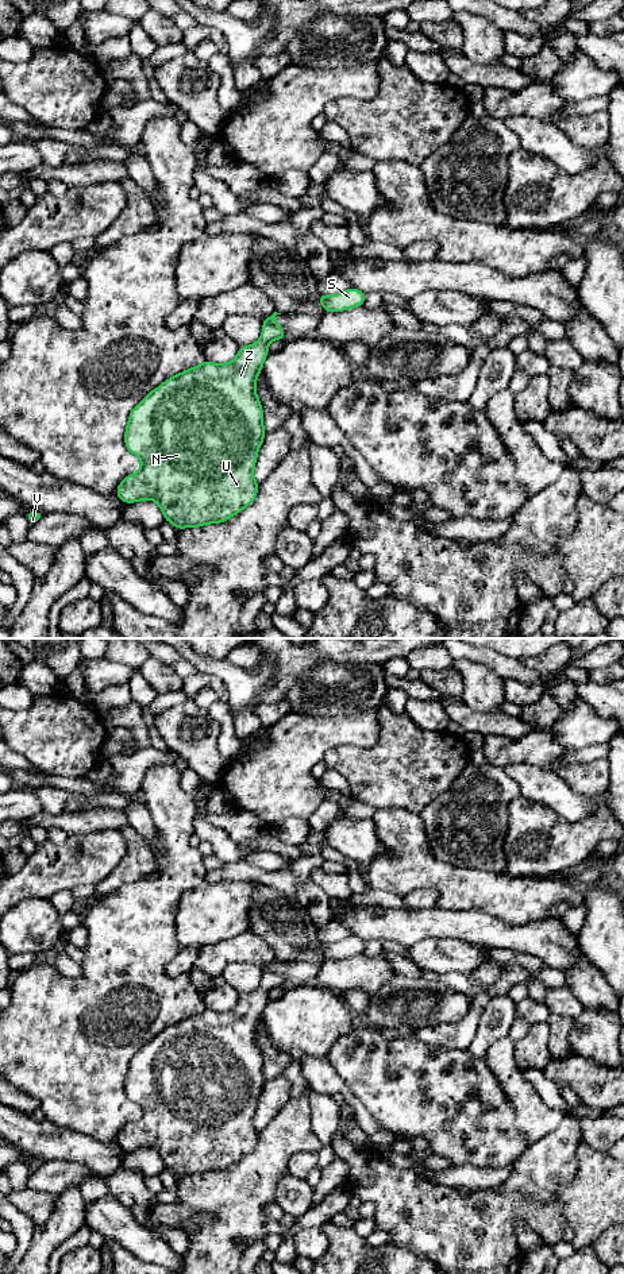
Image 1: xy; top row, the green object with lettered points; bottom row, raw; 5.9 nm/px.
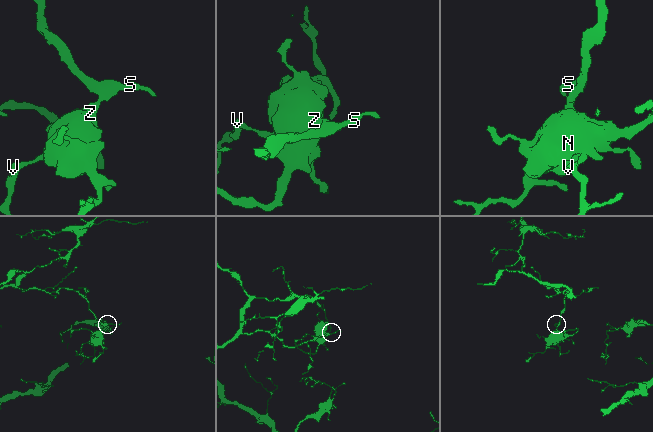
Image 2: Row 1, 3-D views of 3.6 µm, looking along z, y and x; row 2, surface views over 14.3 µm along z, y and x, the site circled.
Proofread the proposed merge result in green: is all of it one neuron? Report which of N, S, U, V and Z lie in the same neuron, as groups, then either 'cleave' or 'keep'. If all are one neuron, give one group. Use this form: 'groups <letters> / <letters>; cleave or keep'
groups N S U V Z; keep

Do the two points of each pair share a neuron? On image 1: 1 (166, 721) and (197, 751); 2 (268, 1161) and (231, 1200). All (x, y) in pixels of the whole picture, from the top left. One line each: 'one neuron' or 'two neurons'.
1: one neuron
2: one neuron

